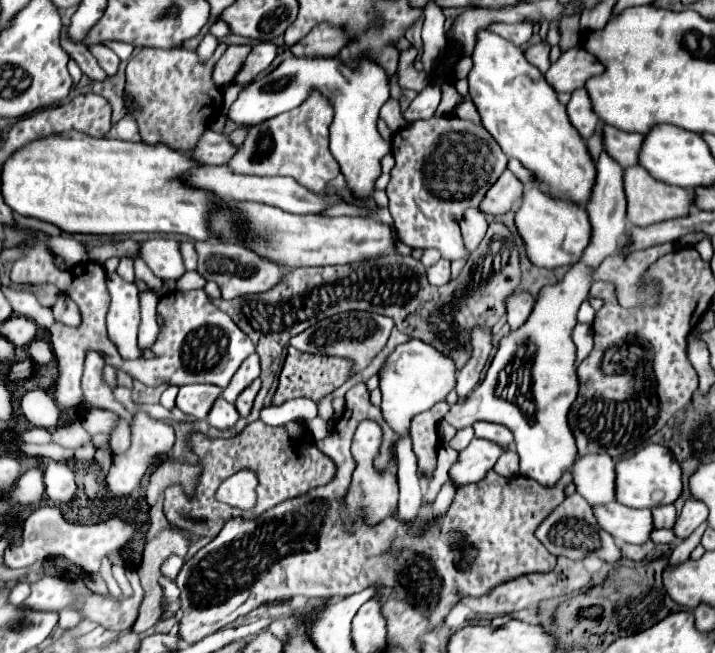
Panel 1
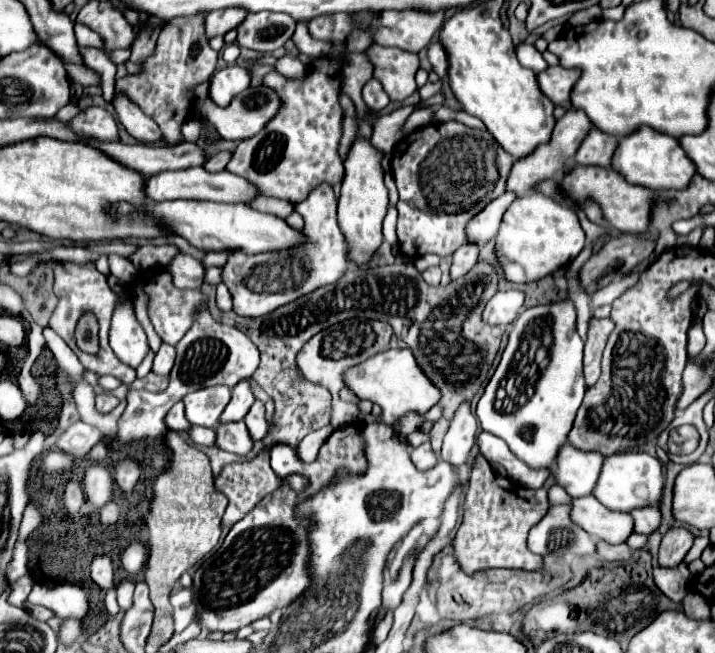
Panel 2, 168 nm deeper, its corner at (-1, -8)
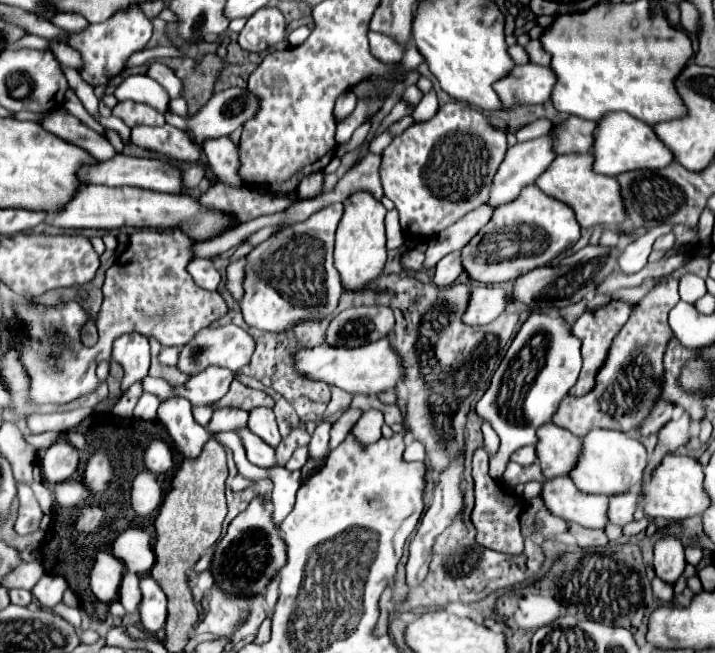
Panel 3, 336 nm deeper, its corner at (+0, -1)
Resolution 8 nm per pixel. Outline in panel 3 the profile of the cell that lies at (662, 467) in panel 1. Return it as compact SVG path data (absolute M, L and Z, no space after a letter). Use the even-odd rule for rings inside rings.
M594 429L592 433L582 437L584 453L580 465L570 473L574 485L584 493L602 493L602 495L618 495L632 489L640 489L644 479L644 469L648 465L646 447L624 433L608 431L608 429Z

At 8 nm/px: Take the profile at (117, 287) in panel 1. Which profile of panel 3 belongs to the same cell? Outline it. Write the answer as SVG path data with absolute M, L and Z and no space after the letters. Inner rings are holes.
M126 333L114 341L112 357L124 367L124 379L121 391L126 391L134 381L146 377L150 367L150 345L148 339L140 333Z

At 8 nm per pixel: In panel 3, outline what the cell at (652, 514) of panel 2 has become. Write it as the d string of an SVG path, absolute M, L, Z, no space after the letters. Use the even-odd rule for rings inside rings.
M636 491L612 495L610 497L610 507L608 507L610 523L624 527L626 523L634 521L634 511L638 509L638 503L640 503L640 495Z

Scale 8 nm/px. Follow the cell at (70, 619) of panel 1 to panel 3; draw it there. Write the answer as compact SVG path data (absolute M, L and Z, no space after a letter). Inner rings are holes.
M10 589L10 599L12 599L12 603L18 603L18 605L30 605L32 593L26 589Z

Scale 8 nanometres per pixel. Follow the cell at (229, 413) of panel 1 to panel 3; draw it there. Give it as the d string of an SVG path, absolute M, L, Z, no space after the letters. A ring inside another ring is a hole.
M248 427L236 429L236 433L242 439L242 445L244 445L244 451L246 451L246 457L250 463L254 463L258 467L274 467L276 465L274 449L268 443L260 441L260 437L256 437Z

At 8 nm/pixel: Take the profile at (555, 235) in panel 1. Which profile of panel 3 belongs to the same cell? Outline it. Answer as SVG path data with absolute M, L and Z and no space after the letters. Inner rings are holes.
M528 185L522 189L522 193L514 201L500 205L494 211L490 223L484 229L480 229L480 233L462 249L464 269L470 273L470 277L474 281L480 281L480 283L514 281L520 275L530 273L536 267L548 265L562 251L570 249L578 239L580 239L580 225L572 213L572 209L568 205L562 205L562 201L558 201L556 197L548 197L540 187Z

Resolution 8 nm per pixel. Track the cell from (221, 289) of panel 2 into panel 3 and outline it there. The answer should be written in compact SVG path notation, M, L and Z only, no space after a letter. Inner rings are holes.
M244 259L230 263L226 269L226 289L236 301L240 301L242 297L242 279L244 279Z

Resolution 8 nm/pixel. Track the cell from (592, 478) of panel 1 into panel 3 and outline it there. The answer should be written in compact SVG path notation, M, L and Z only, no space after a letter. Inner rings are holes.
M554 423L540 427L538 437L540 441L536 445L536 451L542 475L546 479L568 477L582 457L582 439L562 427L556 427Z

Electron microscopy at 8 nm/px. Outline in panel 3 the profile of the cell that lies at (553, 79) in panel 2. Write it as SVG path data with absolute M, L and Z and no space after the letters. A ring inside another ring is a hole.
M526 63L518 65L516 71L508 75L508 79L498 81L494 85L504 105L512 105L512 101L520 101L520 105L538 105L550 99L550 93L556 85L556 73L552 67Z

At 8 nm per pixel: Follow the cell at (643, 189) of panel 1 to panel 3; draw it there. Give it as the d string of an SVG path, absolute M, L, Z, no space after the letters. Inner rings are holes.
M580 153L580 155L558 155L552 165L542 173L542 177L538 177L536 185L564 201L568 207L574 209L576 213L576 221L580 223L580 227L594 227L594 225L620 225L628 219L622 195L620 195L620 183L616 181L616 177L608 177L608 175L600 175L594 171L594 155L590 153Z

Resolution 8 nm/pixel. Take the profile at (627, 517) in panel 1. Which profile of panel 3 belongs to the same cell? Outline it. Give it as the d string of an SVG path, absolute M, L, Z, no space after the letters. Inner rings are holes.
M556 477L546 481L542 497L548 509L566 521L592 529L604 529L608 523L608 497L582 493L570 477Z

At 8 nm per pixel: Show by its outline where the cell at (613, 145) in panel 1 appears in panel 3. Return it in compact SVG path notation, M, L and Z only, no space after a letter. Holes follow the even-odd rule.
M568 117L564 123L554 125L554 151L560 153L592 153L594 131L598 123L582 117Z

